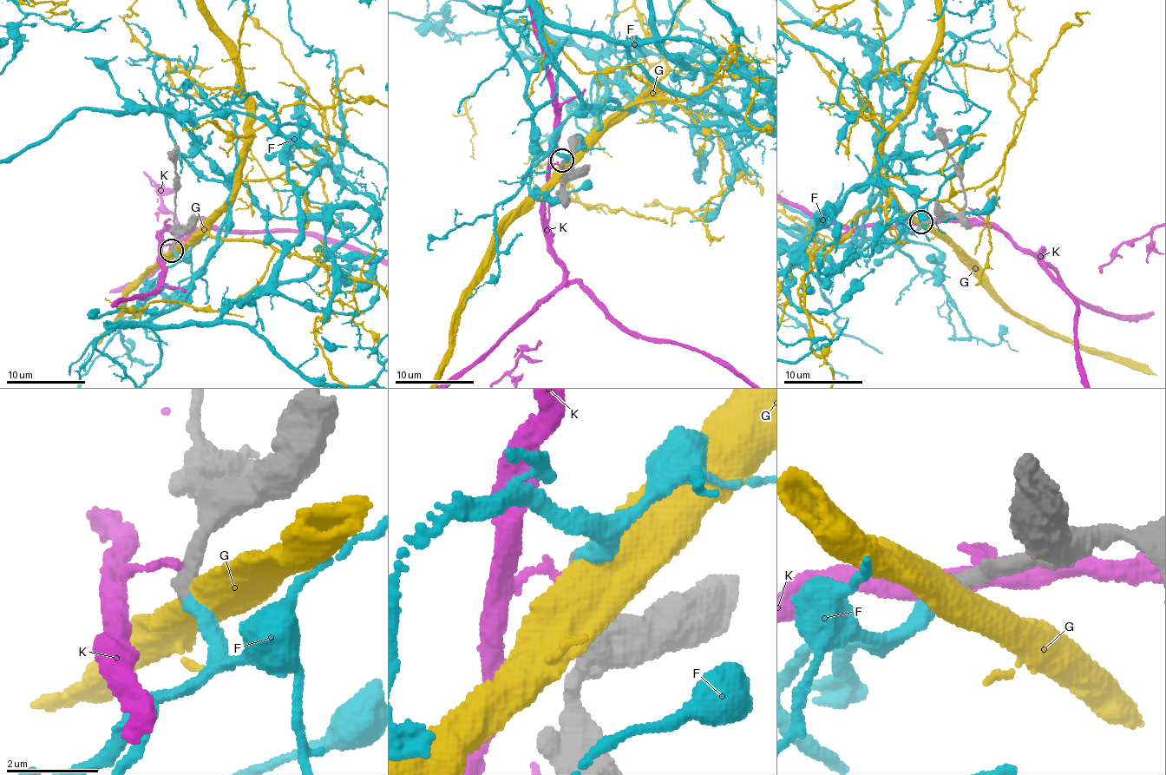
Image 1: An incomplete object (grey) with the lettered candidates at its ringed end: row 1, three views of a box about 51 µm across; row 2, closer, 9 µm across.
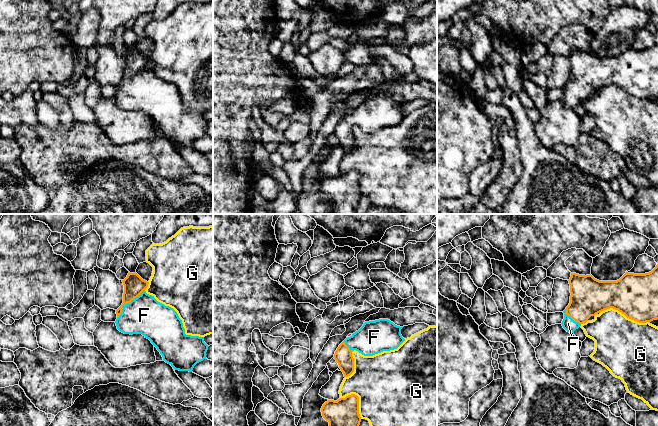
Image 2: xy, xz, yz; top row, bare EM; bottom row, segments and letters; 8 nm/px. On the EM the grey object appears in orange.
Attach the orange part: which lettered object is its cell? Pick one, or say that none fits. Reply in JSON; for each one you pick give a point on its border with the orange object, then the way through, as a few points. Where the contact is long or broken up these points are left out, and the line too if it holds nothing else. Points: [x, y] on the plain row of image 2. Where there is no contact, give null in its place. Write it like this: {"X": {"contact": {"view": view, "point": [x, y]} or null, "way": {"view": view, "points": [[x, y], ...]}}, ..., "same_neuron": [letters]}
{"F": {"contact": {"view": "xy", "point": [127, 78]}, "way": {"view": "xy", "points": [[134, 61], [134, 71], [127, 78], [144, 91]]}}, "same_neuron": ["F"]}

